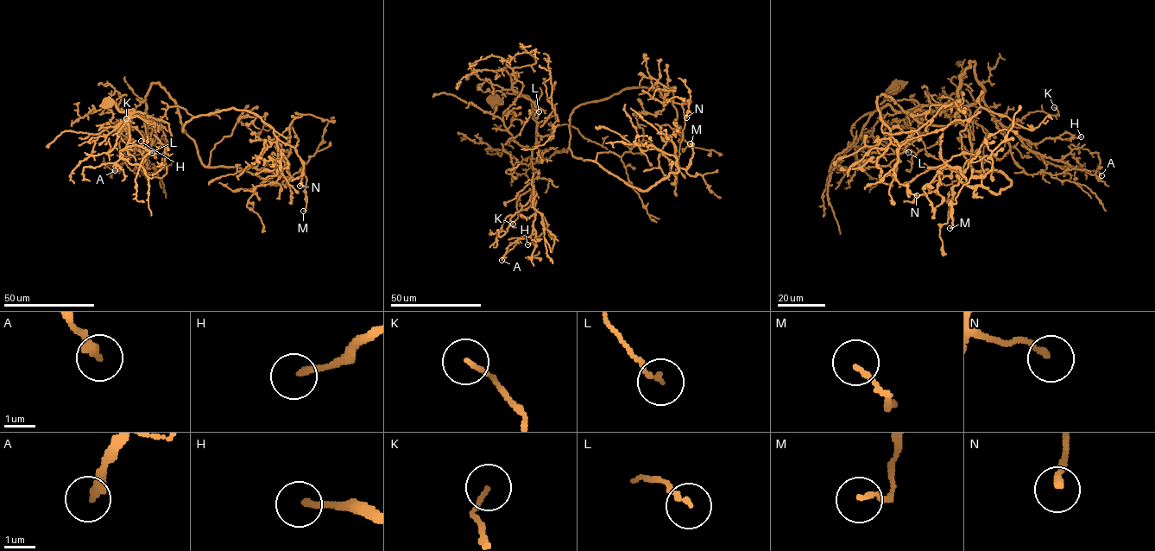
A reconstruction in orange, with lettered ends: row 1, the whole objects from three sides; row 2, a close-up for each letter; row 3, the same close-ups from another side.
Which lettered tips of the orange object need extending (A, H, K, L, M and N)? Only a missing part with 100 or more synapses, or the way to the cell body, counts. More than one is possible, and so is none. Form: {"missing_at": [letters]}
{"missing_at": []}

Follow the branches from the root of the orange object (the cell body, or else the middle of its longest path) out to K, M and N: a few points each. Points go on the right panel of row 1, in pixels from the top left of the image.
K: (892, 88), (898, 87), (886, 99), (920, 104), (982, 100), (1008, 129), (1030, 112), (1056, 115), (1054, 107)
M: (892, 88), (975, 104), (975, 62), (955, 118), (971, 168), (1011, 184), (972, 177), (949, 228)
N: (892, 88), (969, 105), (982, 87), (971, 61), (946, 125), (877, 98), (917, 195)

